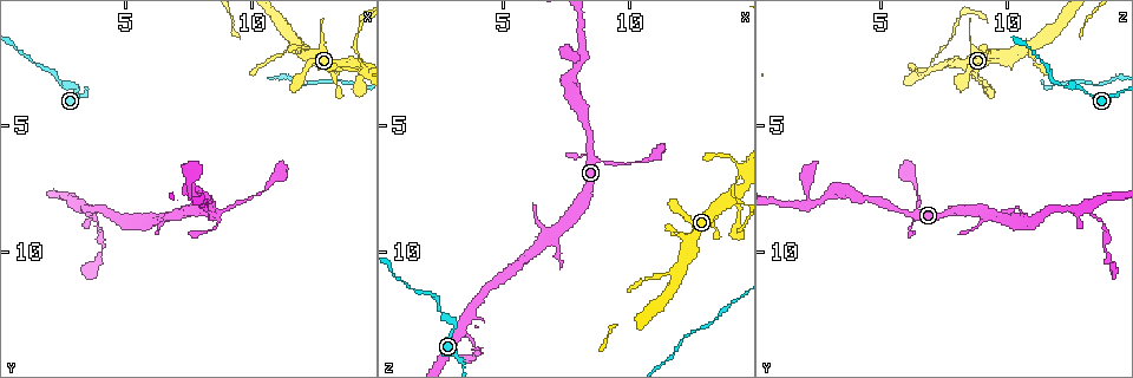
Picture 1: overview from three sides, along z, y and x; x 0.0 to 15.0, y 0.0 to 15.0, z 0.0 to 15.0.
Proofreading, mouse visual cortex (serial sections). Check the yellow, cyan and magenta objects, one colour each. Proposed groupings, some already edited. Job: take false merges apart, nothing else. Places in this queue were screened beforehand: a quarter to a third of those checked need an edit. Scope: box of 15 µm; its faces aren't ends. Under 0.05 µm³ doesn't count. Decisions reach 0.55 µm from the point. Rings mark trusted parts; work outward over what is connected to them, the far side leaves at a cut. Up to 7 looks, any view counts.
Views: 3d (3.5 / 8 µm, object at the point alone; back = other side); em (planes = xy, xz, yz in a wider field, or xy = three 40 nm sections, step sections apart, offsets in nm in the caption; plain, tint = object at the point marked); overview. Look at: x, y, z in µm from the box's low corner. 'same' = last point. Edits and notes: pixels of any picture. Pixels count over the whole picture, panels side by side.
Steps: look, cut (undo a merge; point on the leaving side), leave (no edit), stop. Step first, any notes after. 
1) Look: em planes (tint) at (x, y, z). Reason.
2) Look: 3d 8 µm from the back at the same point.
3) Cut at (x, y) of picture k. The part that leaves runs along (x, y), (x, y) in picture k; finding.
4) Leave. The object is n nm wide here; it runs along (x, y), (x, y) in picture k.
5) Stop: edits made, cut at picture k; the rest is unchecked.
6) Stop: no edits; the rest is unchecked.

Look: 3d 3.5 µm at (14.4, 2.5, 6.9). Sharp bend.

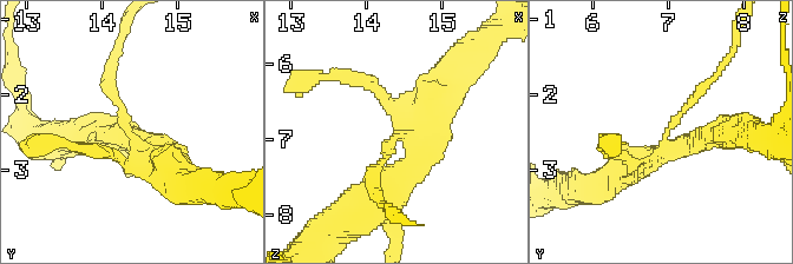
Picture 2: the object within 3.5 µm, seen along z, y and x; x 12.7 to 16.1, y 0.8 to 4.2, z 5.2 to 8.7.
Look: em planes (tint) at (14.40, 2.55, 7.00). 4 arms meet here; the arms are 150, 150, 400, 400 nm wide.

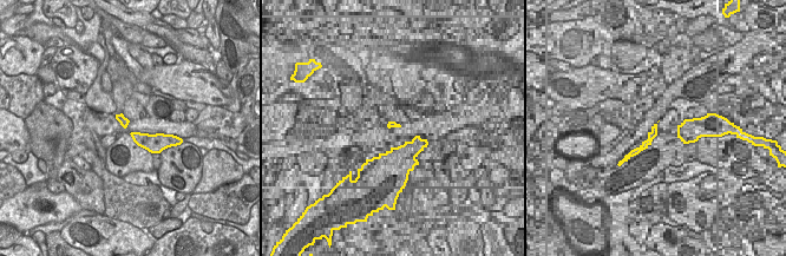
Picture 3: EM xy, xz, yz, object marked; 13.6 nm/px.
Cut at (117, 101) of picture 2. Two cells meet here.

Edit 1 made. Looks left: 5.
Look: 3d 3.5 µm at (3.3, 8.3, 13.2). Thick turns thin.

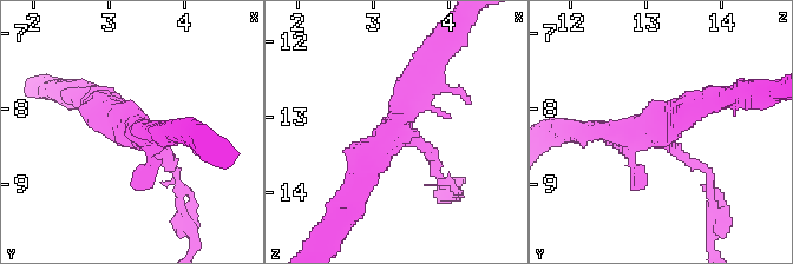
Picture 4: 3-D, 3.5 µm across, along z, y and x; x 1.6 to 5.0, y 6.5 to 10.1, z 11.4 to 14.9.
Look: em planes (tint) at (3.35, 8.30, 13.15). Shape alone is not enough.

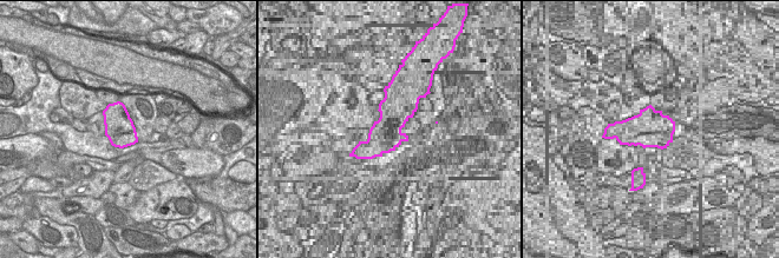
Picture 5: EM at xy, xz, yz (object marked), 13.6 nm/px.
Cut at (440, 179) of picture 4. The part that leaves runs along (424, 149), (439, 182), (453, 184) in picture 4; two cells meet here.

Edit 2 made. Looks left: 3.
Stop: edits made, cut at picture 2, cut at picture 4; the rest is unchecked.

